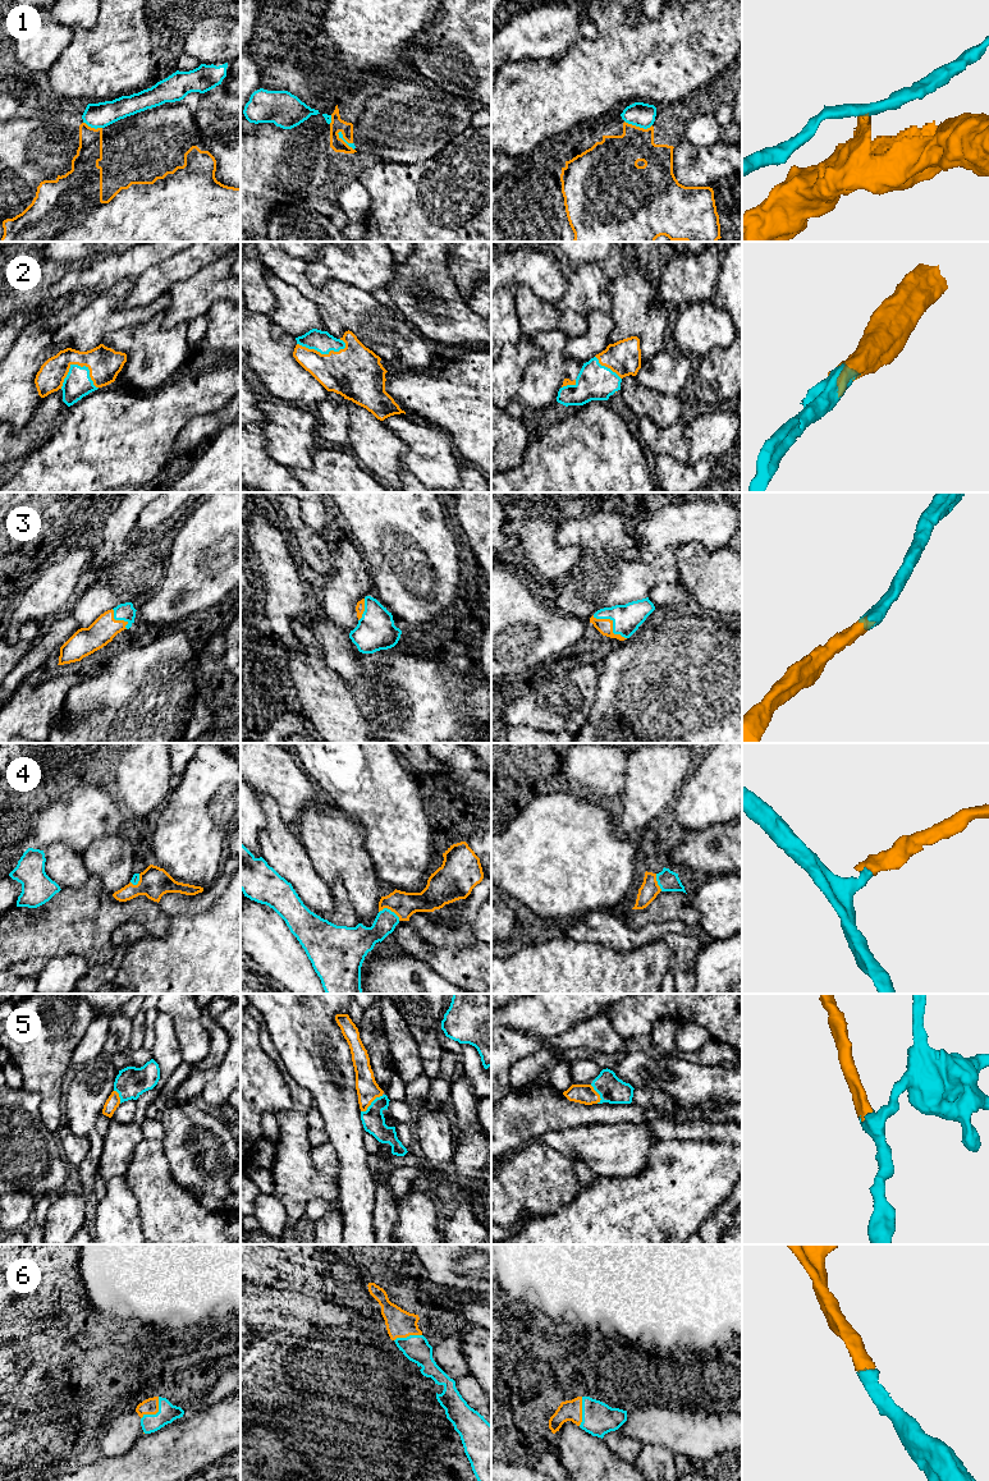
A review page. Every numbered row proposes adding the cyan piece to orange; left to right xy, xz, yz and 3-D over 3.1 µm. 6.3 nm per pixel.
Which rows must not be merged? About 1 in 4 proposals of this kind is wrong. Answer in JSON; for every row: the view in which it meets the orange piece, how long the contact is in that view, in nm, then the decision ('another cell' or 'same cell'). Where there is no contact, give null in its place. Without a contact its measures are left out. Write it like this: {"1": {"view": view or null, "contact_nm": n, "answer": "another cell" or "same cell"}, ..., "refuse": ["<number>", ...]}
{"1": {"view": "yz", "contact_nm": 180, "answer": "another cell"}, "2": {"view": "xy", "contact_nm": 240, "answer": "same cell"}, "3": {"view": "yz", "contact_nm": 260, "answer": "same cell"}, "4": {"view": "xz", "contact_nm": 150, "answer": "same cell"}, "5": {"view": "xz", "contact_nm": 180, "answer": "same cell"}, "6": {"view": "xy", "contact_nm": 180, "answer": "same cell"}, "refuse": ["1"]}

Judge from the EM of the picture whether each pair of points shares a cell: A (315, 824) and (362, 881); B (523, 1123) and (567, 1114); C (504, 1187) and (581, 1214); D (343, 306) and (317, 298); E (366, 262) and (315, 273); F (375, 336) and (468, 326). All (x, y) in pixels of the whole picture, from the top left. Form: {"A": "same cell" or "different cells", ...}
{"A": "same cell", "B": "same cell", "C": "different cells", "D": "same cell", "E": "same cell", "F": "different cells"}

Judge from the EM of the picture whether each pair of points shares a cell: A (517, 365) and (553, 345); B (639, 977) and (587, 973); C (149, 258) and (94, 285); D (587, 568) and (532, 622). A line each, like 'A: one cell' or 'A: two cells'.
A: two cells
B: one cell
C: one cell
D: two cells

